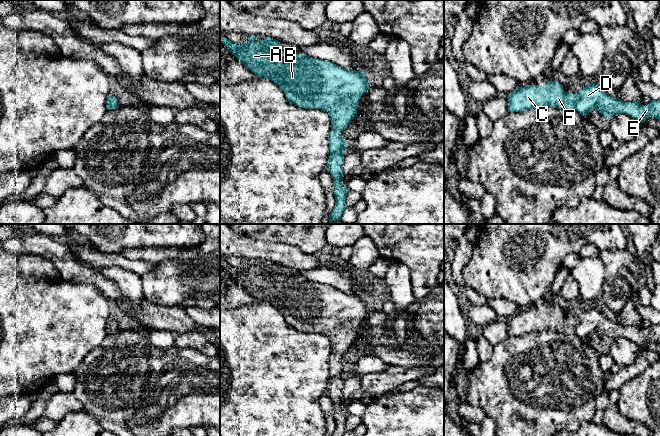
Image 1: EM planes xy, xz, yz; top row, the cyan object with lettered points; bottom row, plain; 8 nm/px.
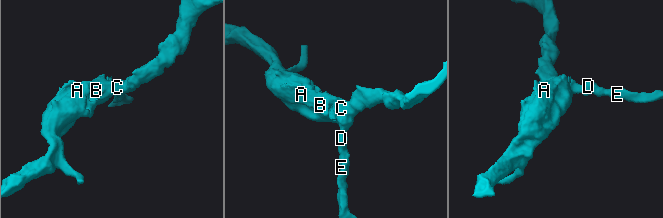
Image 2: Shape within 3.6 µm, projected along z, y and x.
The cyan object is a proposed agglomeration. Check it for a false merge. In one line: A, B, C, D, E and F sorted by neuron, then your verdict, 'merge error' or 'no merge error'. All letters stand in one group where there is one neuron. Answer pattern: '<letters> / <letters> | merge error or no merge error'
A B C D E F | no merge error

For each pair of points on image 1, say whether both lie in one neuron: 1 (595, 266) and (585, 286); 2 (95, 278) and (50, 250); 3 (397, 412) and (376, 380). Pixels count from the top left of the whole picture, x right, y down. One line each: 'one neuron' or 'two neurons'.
1: one neuron
2: one neuron
3: two neurons

